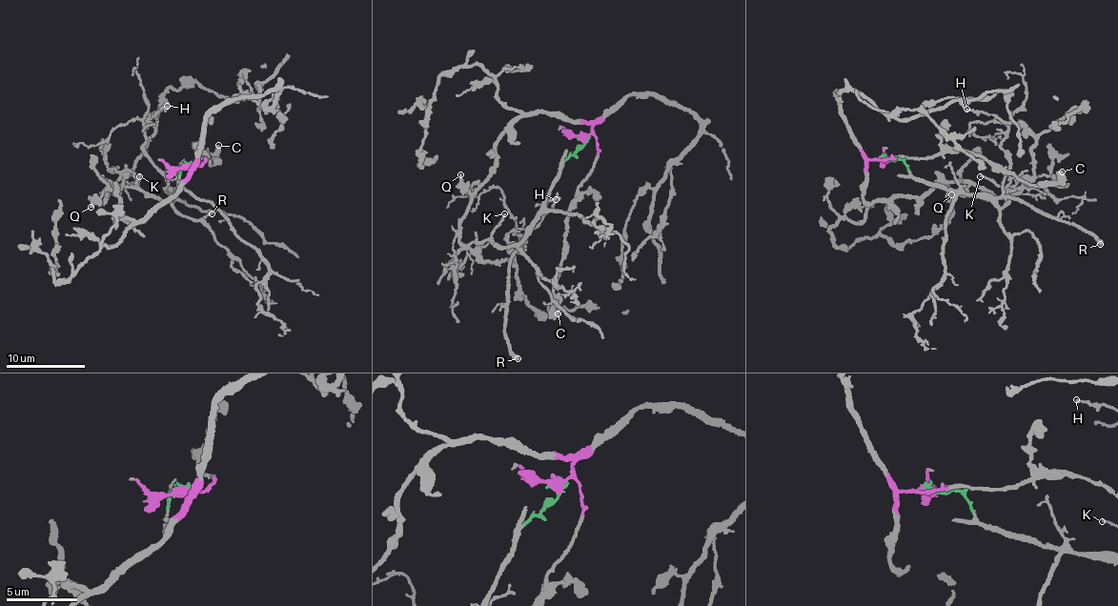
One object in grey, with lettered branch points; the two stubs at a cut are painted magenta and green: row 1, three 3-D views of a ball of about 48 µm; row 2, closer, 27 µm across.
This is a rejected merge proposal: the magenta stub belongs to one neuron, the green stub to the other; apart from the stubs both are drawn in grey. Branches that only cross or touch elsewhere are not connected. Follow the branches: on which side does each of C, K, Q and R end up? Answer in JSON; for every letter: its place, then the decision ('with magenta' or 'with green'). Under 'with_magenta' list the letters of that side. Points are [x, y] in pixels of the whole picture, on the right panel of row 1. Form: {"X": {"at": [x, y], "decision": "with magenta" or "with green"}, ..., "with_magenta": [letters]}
{"C": {"at": [1062, 171], "decision": "with magenta"}, "K": {"at": [980, 176], "decision": "with green"}, "Q": {"at": [951, 194], "decision": "with magenta"}, "R": {"at": [1100, 244], "decision": "with green"}, "with_magenta": ["C", "Q"]}

